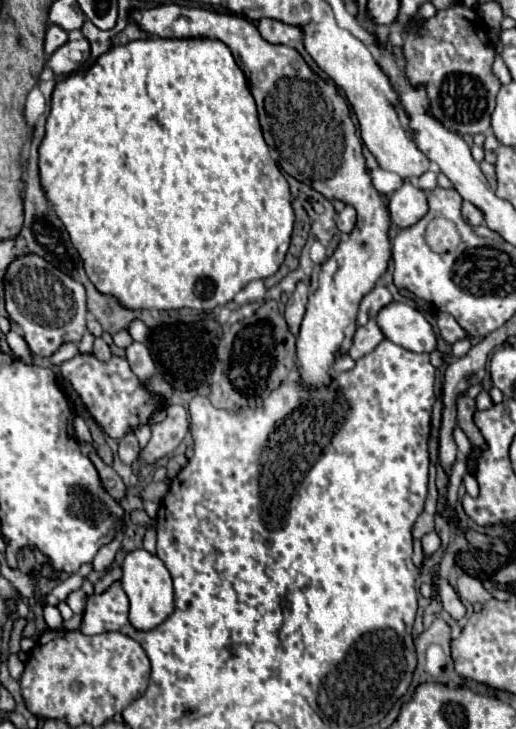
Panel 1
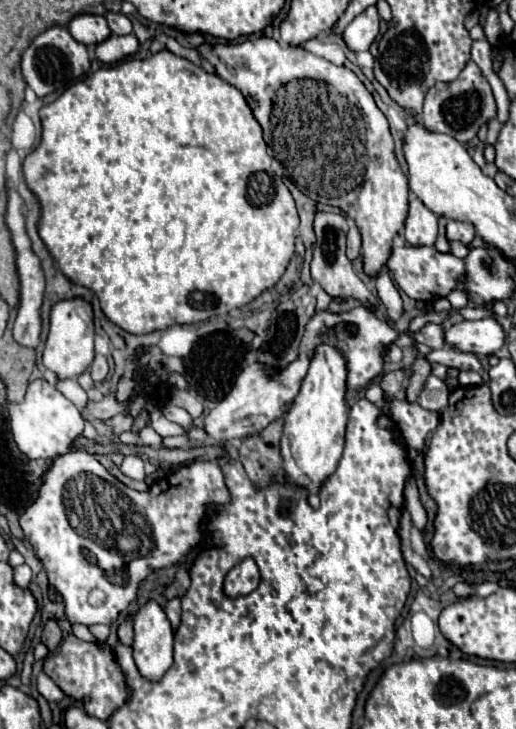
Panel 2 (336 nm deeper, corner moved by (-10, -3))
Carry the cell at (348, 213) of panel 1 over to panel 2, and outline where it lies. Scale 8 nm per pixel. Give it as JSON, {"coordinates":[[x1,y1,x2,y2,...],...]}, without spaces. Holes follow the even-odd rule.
{"coordinates":[[351,225,347,233,347,257,353,261,359,257,359,251,361,251,361,235,359,235,359,229]]}

